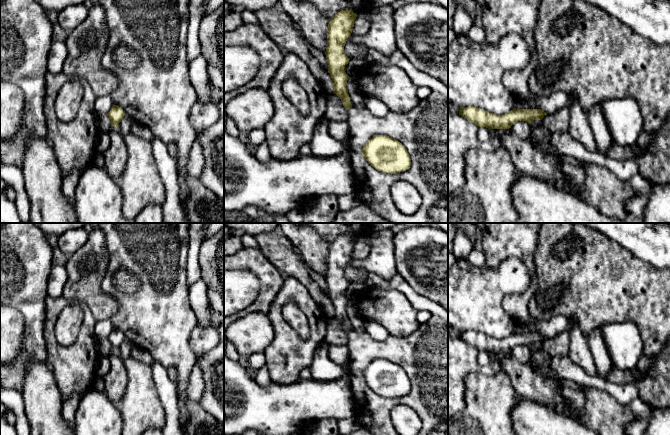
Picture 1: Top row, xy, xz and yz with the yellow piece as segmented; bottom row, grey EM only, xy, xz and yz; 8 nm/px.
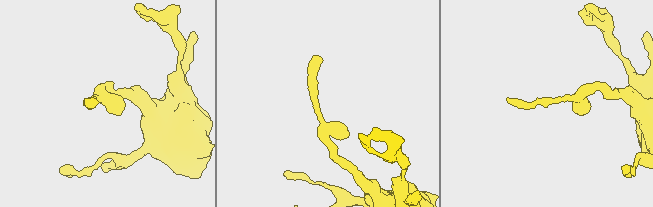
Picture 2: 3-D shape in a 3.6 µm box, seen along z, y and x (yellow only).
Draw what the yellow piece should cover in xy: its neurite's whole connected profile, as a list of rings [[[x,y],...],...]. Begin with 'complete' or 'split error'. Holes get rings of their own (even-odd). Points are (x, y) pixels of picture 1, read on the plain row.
complete; [[[113,329],[107,340],[109,341],[112,350],[117,351],[125,340],[125,335],[121,331]]]

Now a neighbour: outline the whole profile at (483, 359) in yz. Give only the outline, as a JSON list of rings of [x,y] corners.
[[[479,351],[477,362],[480,366],[486,366],[491,364],[491,358],[488,352],[486,351]]]

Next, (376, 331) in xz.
[[[373,321],[365,322],[365,332],[376,341],[384,341],[390,336],[384,326]]]

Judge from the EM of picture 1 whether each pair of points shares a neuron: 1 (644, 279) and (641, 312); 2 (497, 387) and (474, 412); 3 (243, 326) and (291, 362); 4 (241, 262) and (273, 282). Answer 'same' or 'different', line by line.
1: same
2: same
3: different
4: same

